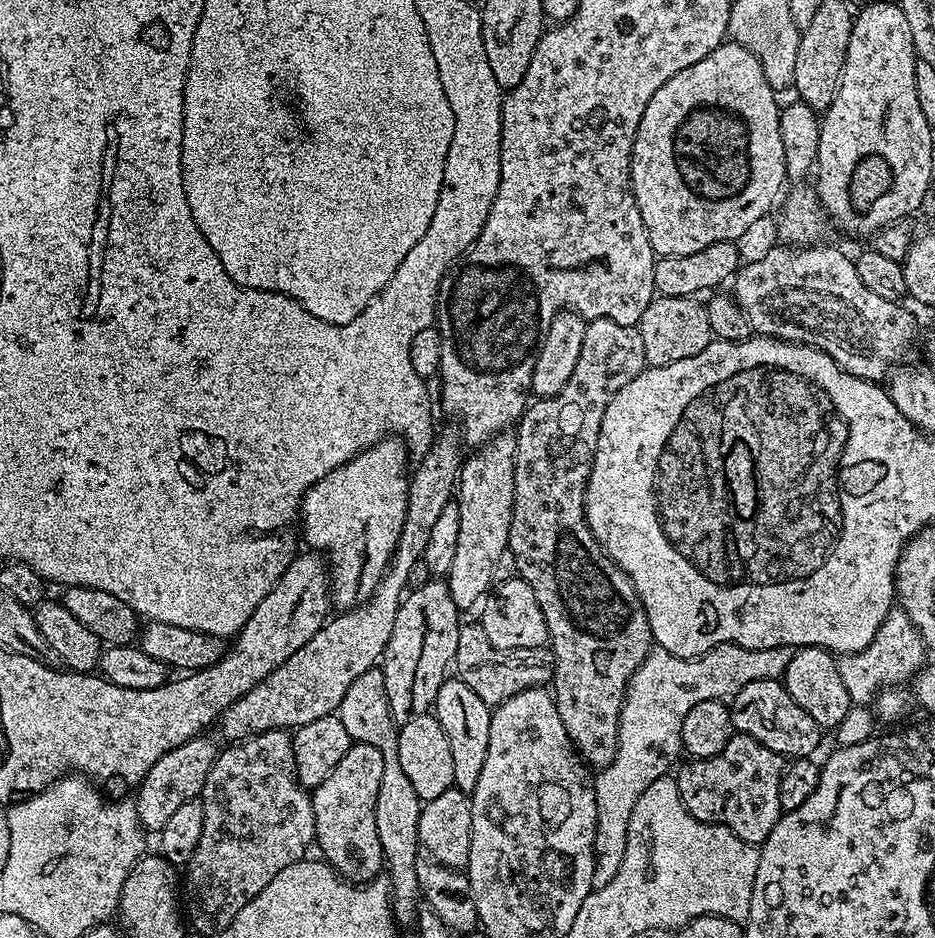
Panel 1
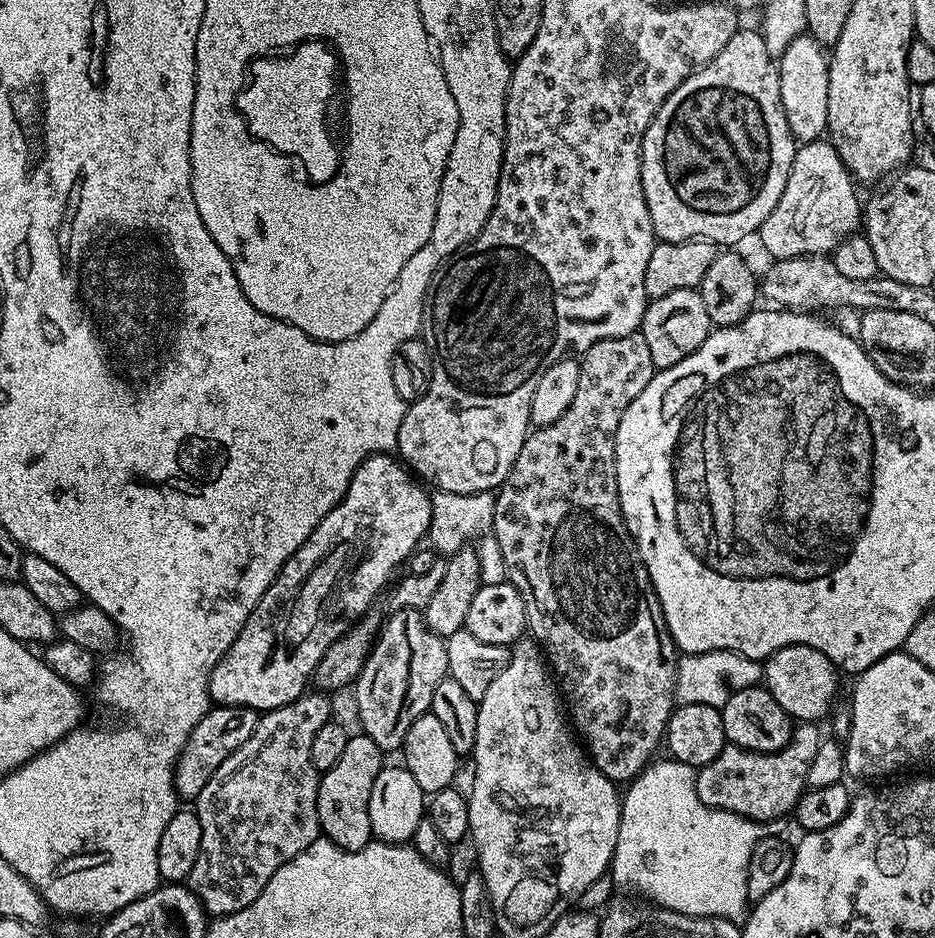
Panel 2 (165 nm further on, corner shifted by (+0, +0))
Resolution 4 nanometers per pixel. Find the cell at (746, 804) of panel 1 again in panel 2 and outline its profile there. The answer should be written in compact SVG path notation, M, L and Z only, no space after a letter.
M800 722L795 725L792 741L781 752L751 752L748 748L740 748L736 744L728 744L714 758L714 762L704 765L696 774L696 789L698 798L706 806L721 808L751 820L767 822L778 820L788 815L795 809L800 795L806 791L810 762L814 762L814 753L822 739L821 725L816 722Z

